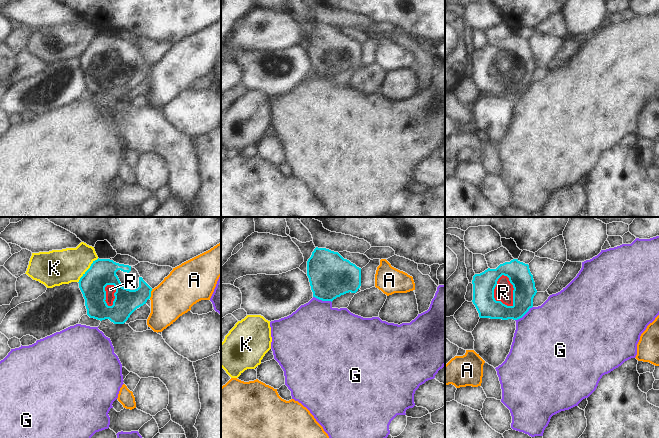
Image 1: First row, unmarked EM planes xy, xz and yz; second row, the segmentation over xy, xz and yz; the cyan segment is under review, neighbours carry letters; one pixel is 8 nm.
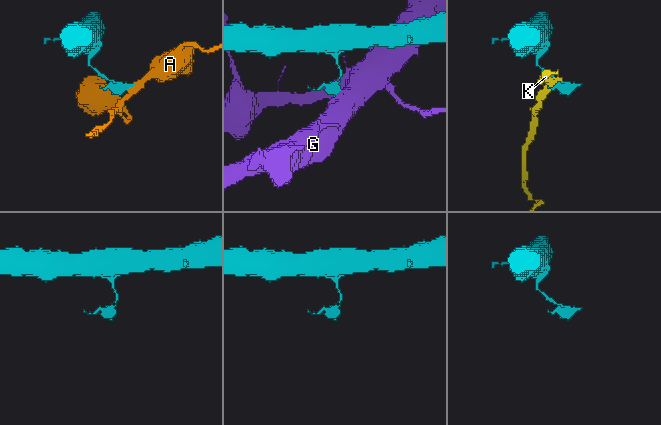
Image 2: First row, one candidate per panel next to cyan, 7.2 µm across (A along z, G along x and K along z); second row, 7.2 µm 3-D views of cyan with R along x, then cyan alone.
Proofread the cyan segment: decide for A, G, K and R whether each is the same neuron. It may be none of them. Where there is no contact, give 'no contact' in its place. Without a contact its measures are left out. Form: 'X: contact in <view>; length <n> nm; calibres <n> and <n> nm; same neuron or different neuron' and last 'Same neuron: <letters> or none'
A: contact in xy; length 80 nm; calibres 200 and 320 nm; different neuron
G: contact in xz; length 160 nm; calibres 360 and 460 nm; different neuron
K: contact in xy; length 260 nm; calibres 220 and 280 nm; different neuron
R: contact in yz; length 280 nm; calibres 180 and 150 nm; same neuron
Same neuron: R

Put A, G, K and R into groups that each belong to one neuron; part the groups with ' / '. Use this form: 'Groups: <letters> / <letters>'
Groups: A / G / K / R

